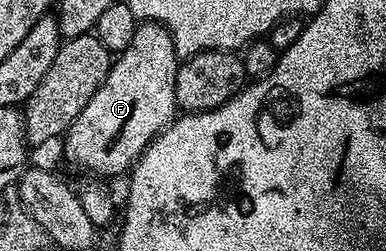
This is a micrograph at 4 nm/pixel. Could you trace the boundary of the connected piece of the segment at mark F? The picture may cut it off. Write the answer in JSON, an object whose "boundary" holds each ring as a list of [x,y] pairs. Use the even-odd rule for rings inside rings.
{"boundary":[[[151,22],[137,23],[130,46],[113,59],[106,82],[98,86],[98,94],[86,102],[86,110],[78,114],[63,137],[69,162],[76,168],[85,168],[96,178],[123,177],[151,140],[177,115],[174,94],[177,67],[178,57],[168,29]]]}

